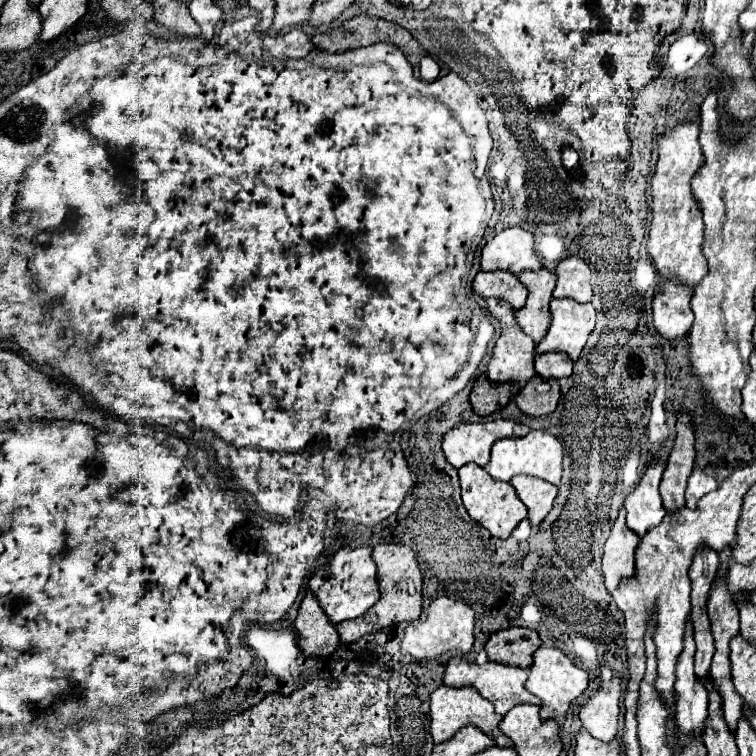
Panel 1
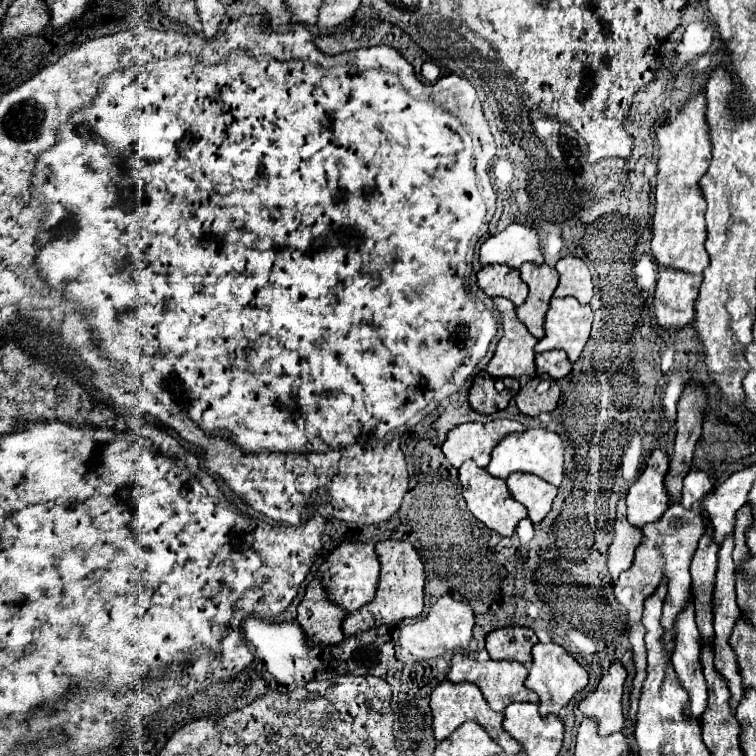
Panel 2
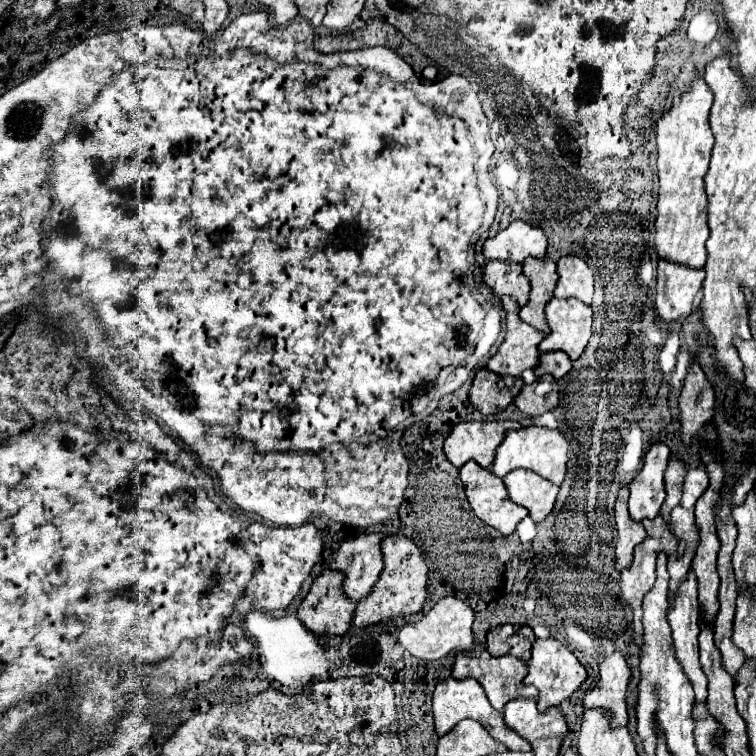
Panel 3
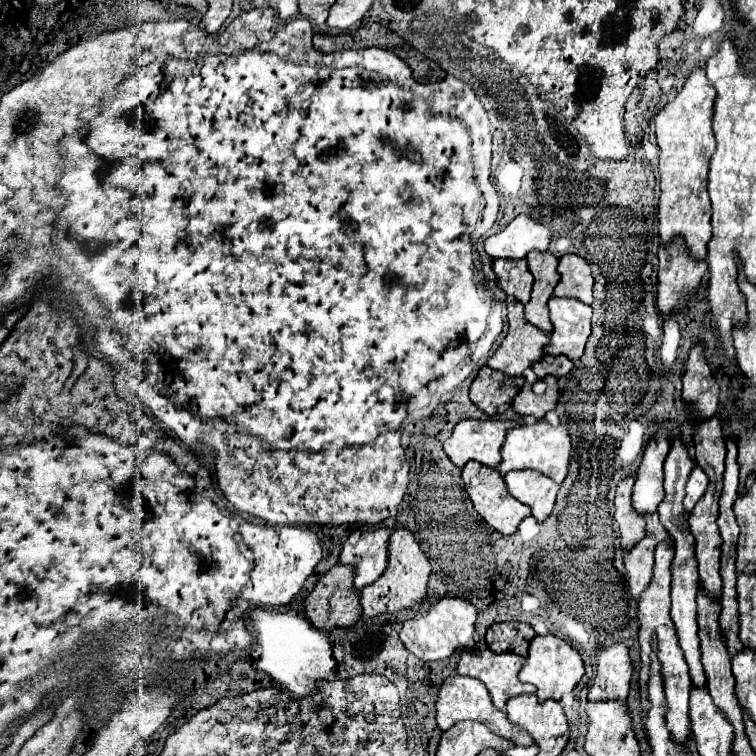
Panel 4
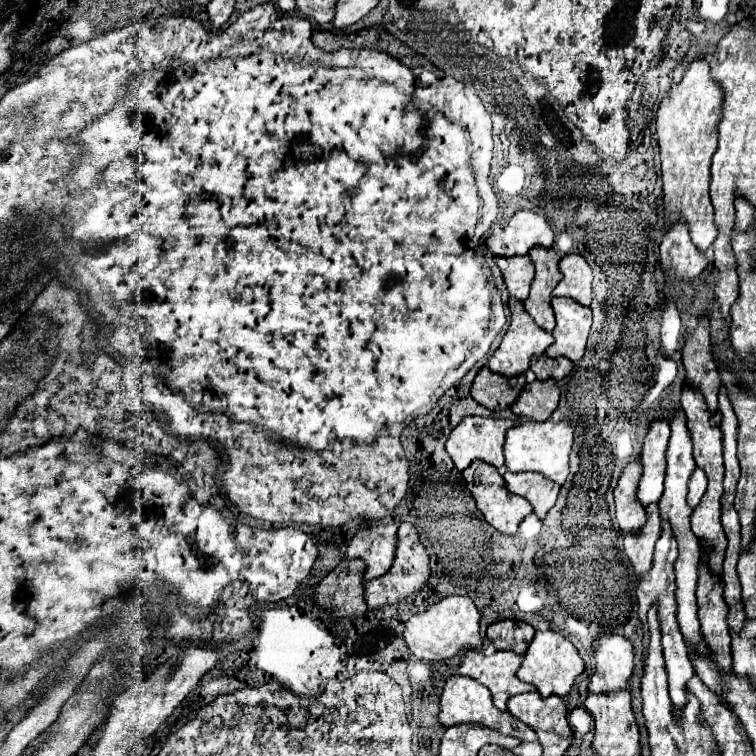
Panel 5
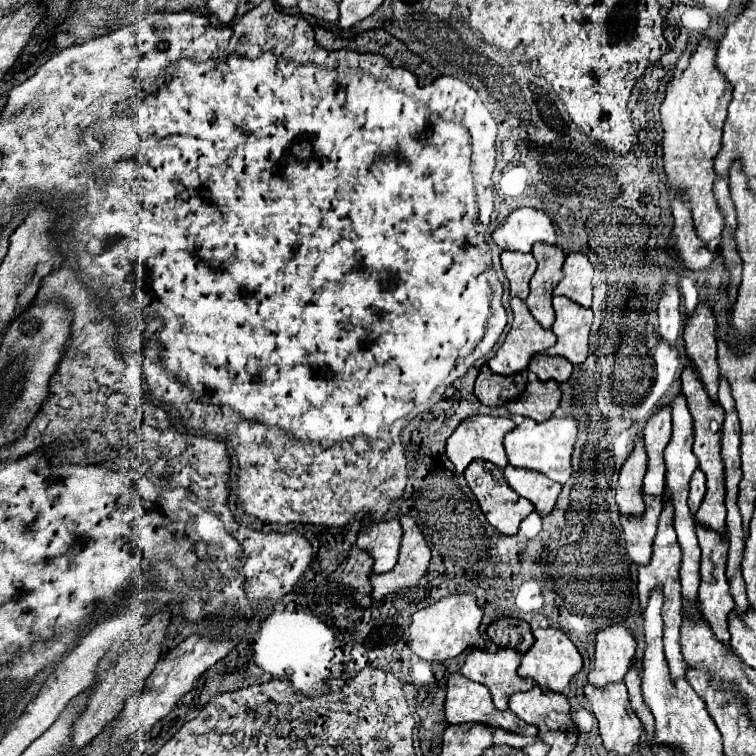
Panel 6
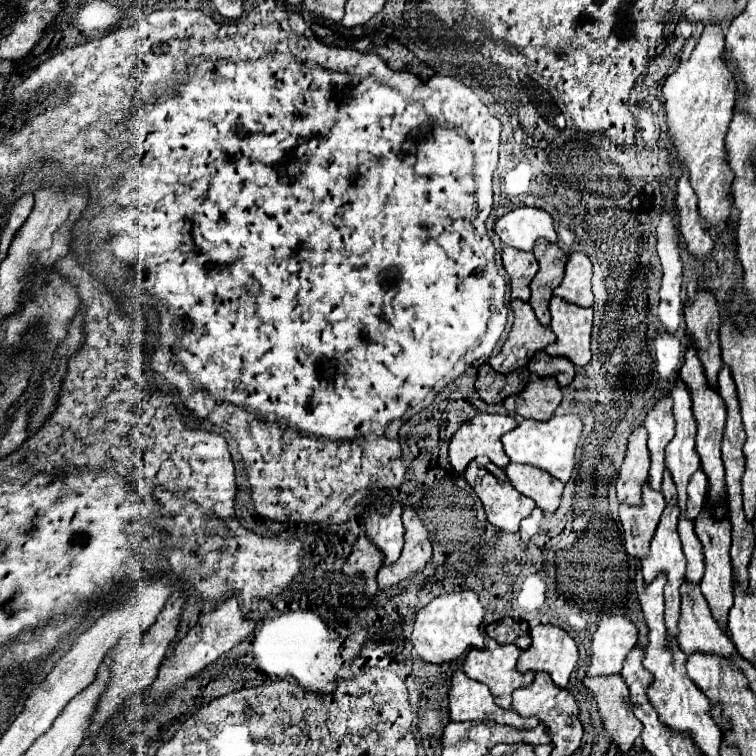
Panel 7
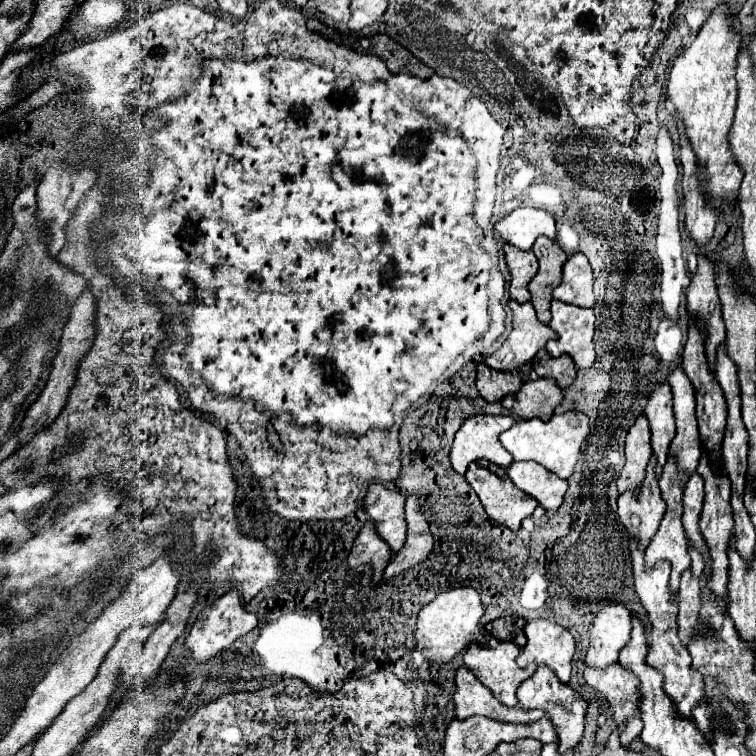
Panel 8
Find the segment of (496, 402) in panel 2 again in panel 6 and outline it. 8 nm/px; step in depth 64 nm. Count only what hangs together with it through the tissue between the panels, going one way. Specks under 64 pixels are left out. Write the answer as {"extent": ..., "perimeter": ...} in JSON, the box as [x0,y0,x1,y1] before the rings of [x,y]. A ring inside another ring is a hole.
{"extent":[474,364,528,406],"perimeter":[[[484,364],[478,378],[476,378],[474,394],[486,406],[506,406],[508,400],[514,400],[516,396],[522,394],[526,382],[528,380],[526,380],[524,374],[500,376],[500,374],[494,374]]]}

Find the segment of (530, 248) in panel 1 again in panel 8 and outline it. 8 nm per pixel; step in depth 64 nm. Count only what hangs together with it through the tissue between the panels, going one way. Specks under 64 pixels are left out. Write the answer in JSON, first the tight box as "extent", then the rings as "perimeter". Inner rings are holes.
{"extent":[494,208,556,250],"perimeter":[[[516,208],[500,222],[496,222],[494,230],[502,236],[504,242],[520,250],[530,250],[538,236],[548,236],[552,240],[556,238],[552,214],[538,208]]]}

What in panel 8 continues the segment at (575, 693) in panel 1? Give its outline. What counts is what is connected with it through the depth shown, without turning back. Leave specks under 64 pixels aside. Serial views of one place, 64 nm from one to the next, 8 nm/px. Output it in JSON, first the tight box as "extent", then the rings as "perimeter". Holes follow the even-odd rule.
{"extent":[518,620,576,684],"perimeter":[[[534,620],[534,622],[528,622],[524,626],[524,634],[528,638],[528,644],[520,650],[520,656],[518,656],[518,666],[520,668],[526,668],[530,662],[542,666],[546,664],[548,668],[554,670],[554,674],[560,678],[562,684],[568,682],[570,678],[570,670],[572,670],[572,656],[576,652],[576,644],[574,644],[574,638],[572,634],[560,626],[560,624],[554,624],[554,622],[548,622],[548,620]]]}

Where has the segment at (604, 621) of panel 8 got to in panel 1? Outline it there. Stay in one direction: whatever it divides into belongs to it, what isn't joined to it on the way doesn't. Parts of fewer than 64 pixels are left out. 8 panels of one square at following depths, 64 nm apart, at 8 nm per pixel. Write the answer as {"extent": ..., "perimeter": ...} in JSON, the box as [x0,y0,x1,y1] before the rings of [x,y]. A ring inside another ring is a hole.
{"extent":[580,674,620,742],"perimeter":[[[614,674],[608,684],[602,684],[582,708],[580,722],[582,728],[600,742],[612,742],[618,732],[618,714],[620,714],[620,676]]]}

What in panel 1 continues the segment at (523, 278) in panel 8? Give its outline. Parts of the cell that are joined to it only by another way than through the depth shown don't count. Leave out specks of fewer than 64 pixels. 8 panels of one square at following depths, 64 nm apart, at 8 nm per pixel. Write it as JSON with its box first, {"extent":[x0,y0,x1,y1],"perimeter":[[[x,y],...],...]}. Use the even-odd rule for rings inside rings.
{"extent":[472,272,528,310],"perimeter":[[[478,272],[472,284],[474,292],[482,298],[494,296],[494,298],[502,298],[506,302],[512,304],[514,310],[522,308],[528,296],[528,290],[518,282],[518,278],[510,272]]]}

